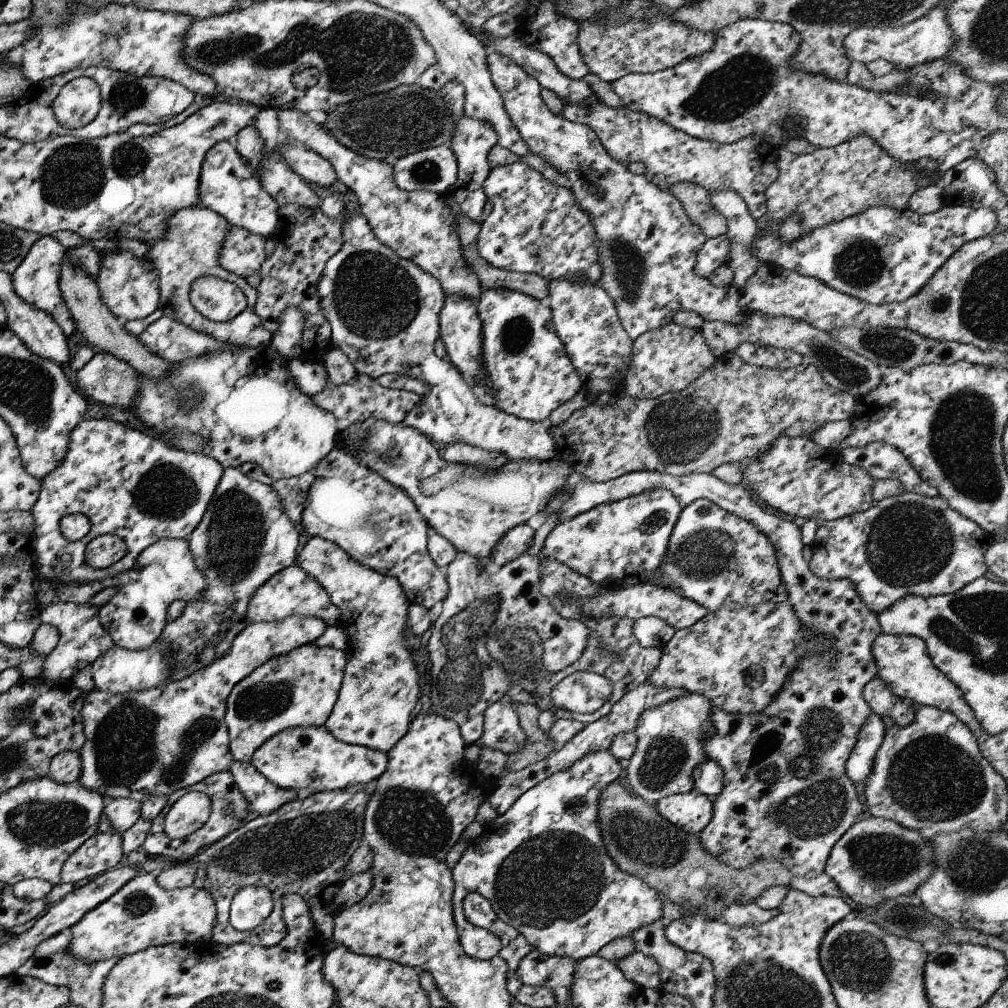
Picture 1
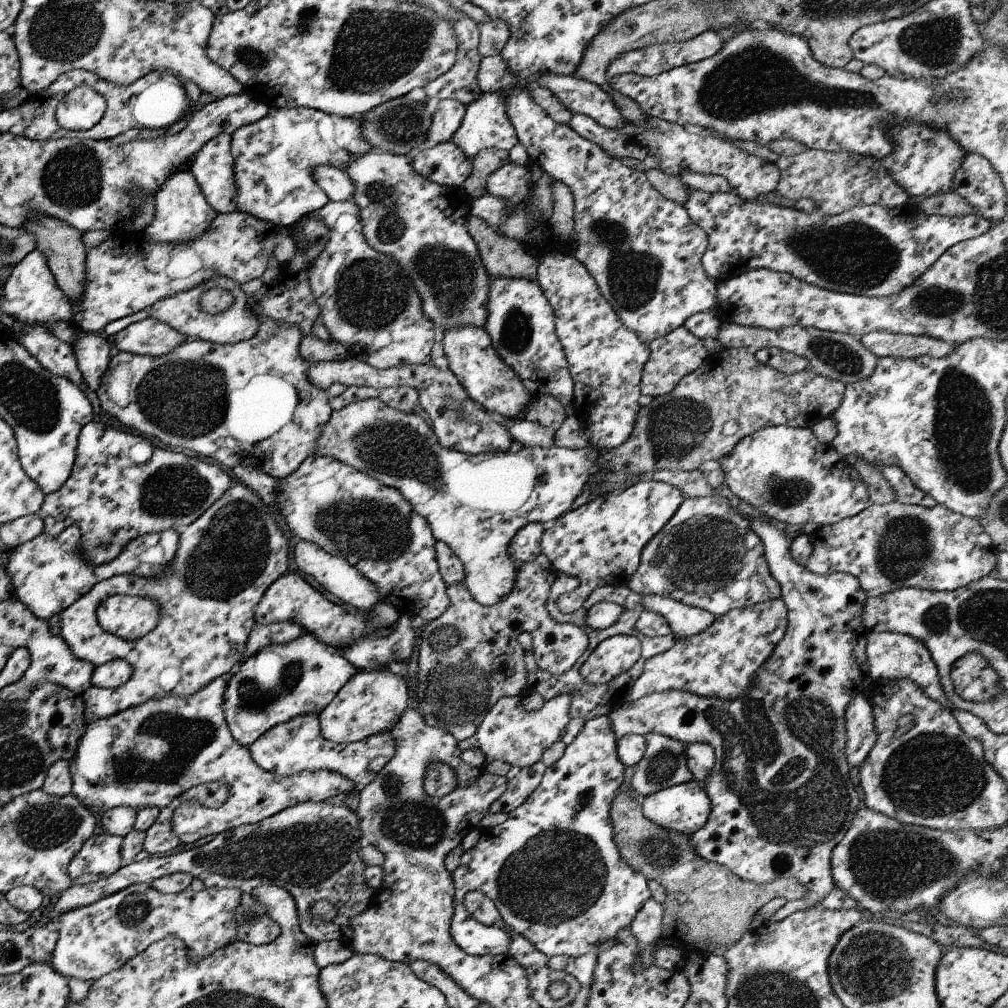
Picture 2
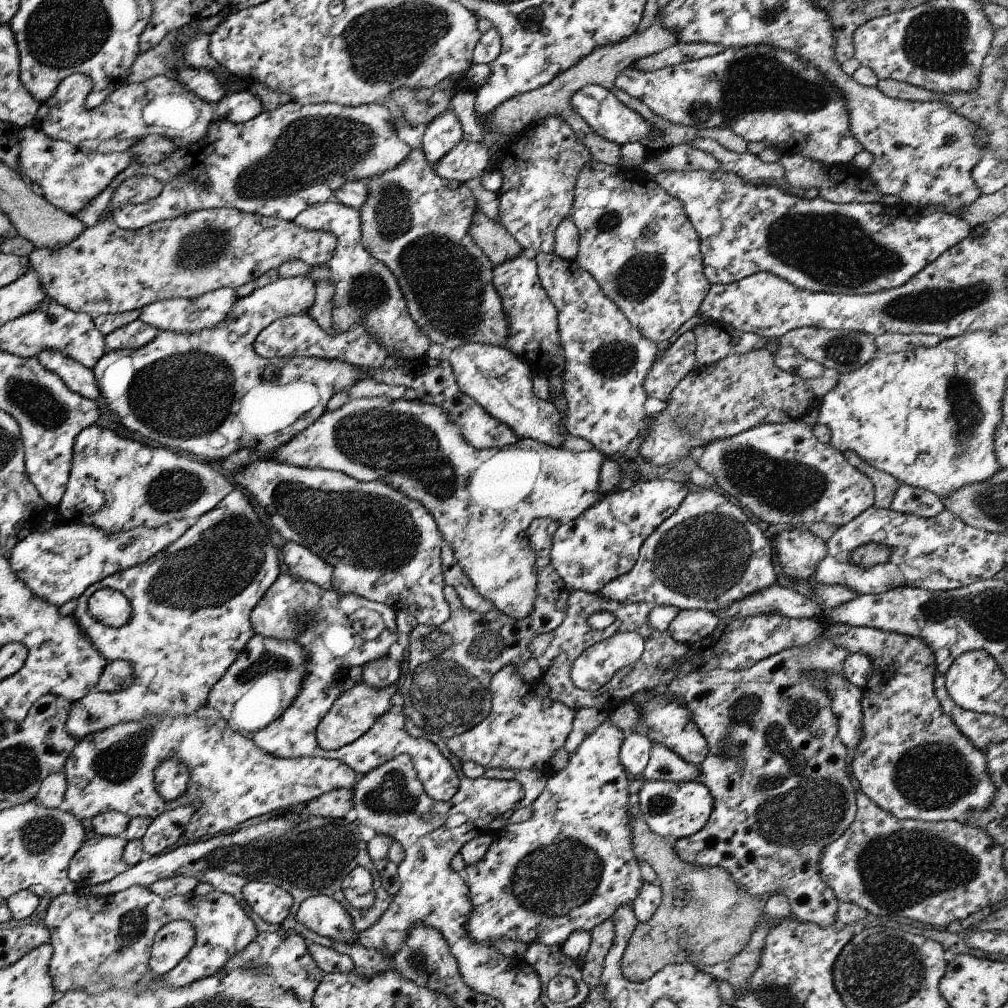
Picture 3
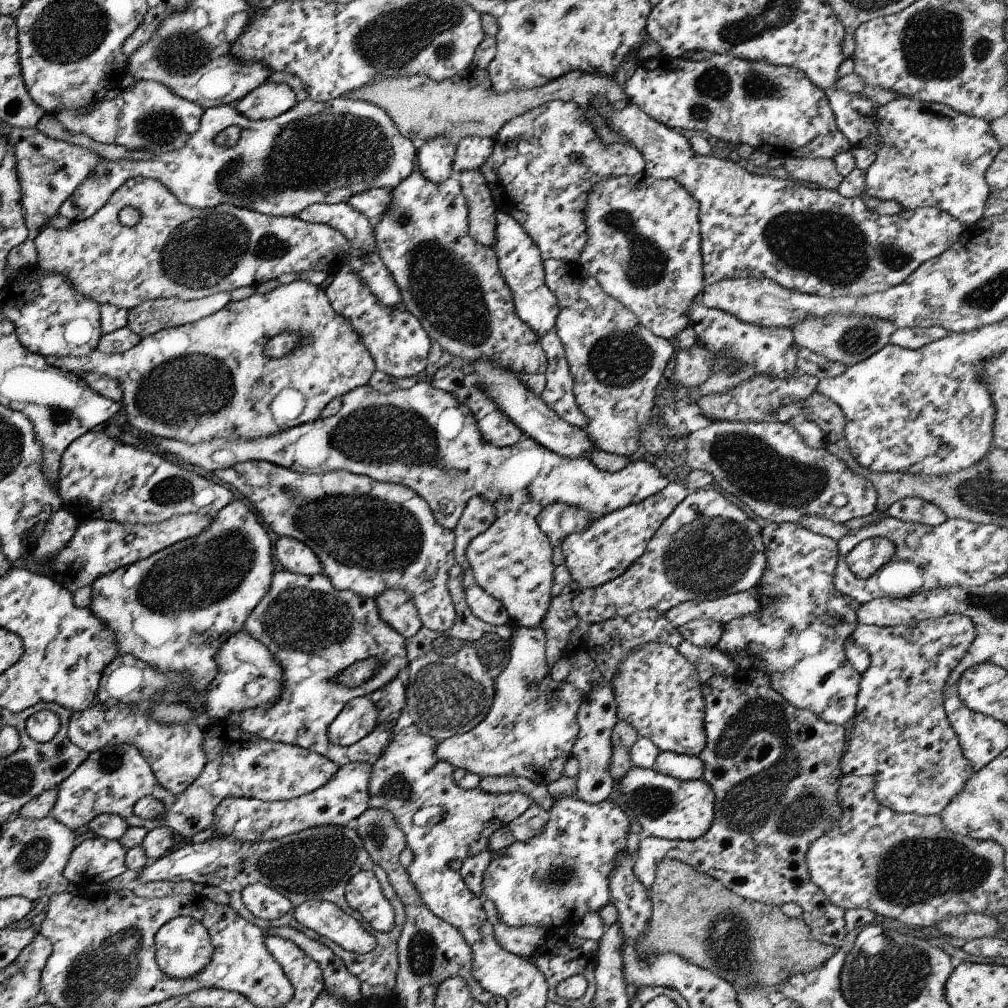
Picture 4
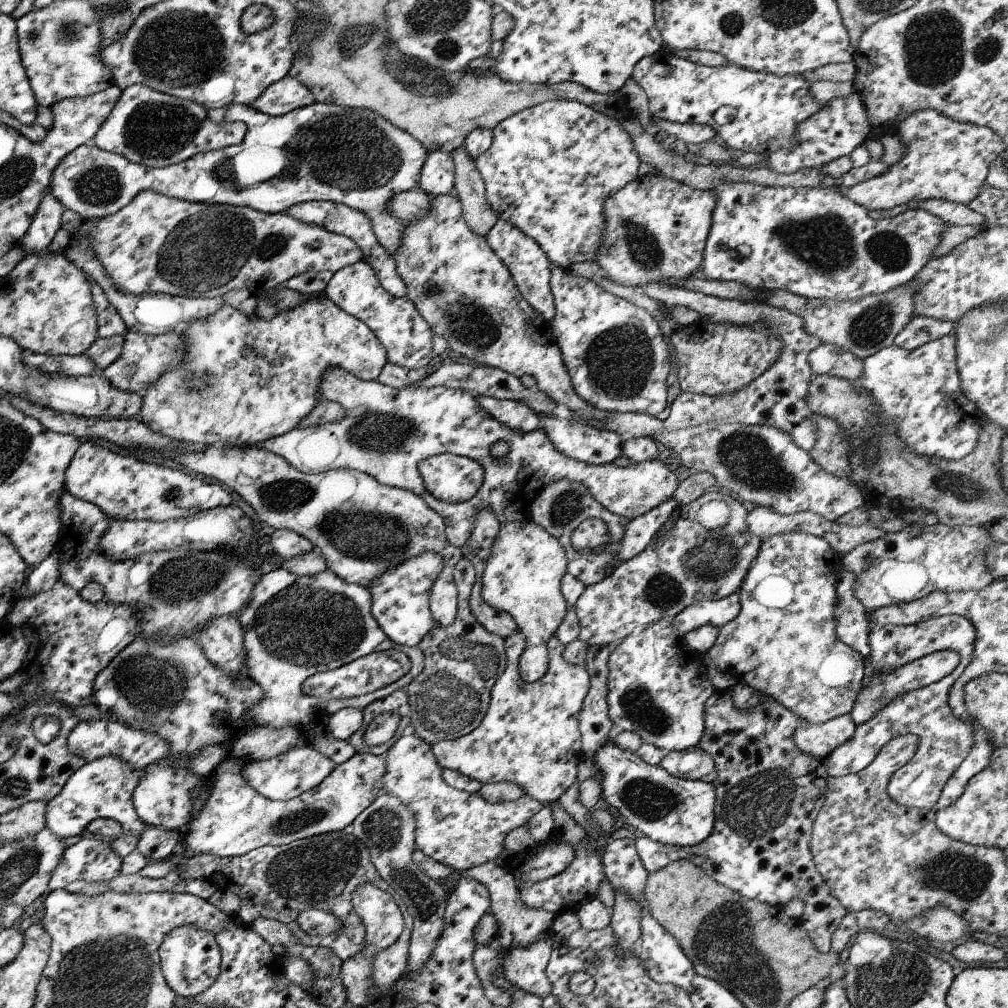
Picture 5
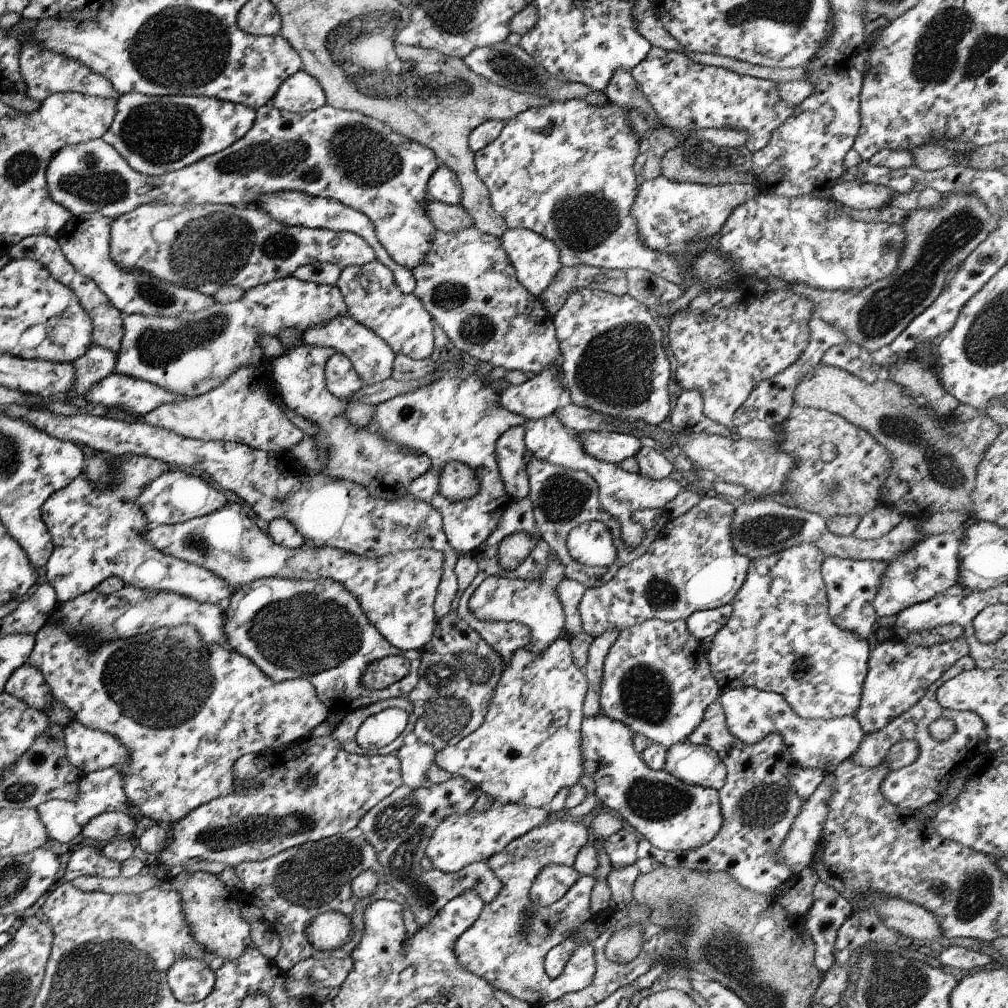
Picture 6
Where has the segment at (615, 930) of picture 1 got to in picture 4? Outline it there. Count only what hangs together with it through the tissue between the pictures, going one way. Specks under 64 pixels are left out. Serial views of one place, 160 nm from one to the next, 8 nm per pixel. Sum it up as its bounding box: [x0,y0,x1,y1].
[479,796,633,933]

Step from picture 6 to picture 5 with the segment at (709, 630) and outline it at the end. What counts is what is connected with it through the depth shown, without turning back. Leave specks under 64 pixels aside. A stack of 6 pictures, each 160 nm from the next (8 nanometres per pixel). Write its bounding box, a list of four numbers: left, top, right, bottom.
[669,591,739,635]

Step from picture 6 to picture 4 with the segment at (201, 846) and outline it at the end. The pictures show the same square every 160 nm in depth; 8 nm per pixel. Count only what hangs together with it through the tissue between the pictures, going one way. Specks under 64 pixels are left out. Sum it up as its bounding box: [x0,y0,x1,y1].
[213,756,378,844]

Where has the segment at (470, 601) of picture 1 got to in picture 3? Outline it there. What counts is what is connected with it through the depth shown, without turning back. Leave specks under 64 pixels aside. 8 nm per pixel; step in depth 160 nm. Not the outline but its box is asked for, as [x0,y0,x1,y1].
[399,564,567,740]

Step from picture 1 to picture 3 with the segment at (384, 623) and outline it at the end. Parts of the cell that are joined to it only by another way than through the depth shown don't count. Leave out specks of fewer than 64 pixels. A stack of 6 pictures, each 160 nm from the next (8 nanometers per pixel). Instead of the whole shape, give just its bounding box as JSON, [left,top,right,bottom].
[281,541,394,751]

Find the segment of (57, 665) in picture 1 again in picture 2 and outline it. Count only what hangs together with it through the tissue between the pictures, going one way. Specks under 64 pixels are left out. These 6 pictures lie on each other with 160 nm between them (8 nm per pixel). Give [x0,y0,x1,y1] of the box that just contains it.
[57,479,287,725]

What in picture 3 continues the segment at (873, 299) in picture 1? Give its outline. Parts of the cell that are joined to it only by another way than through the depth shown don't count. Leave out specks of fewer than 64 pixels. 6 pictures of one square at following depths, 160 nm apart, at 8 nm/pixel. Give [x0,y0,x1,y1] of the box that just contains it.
[651,166,971,295]

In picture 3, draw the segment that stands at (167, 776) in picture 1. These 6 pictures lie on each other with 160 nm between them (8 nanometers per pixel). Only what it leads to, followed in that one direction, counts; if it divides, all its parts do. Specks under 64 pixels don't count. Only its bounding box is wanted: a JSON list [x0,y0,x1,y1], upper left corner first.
[58,704,355,840]

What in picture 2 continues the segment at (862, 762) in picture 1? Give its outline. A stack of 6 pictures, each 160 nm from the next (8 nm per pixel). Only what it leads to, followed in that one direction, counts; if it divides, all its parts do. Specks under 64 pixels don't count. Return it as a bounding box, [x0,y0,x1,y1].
[844,692,877,766]

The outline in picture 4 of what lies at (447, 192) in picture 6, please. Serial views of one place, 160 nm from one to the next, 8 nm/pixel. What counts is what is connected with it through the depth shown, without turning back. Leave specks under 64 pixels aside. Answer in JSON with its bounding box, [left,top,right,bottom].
[415,136,457,182]

